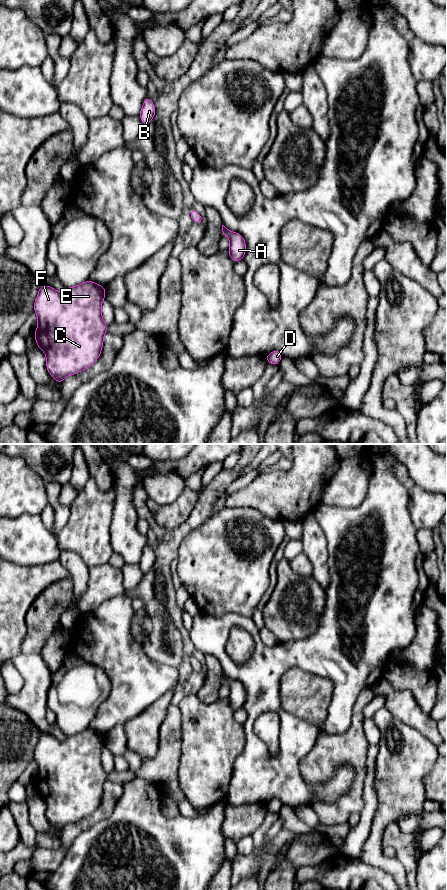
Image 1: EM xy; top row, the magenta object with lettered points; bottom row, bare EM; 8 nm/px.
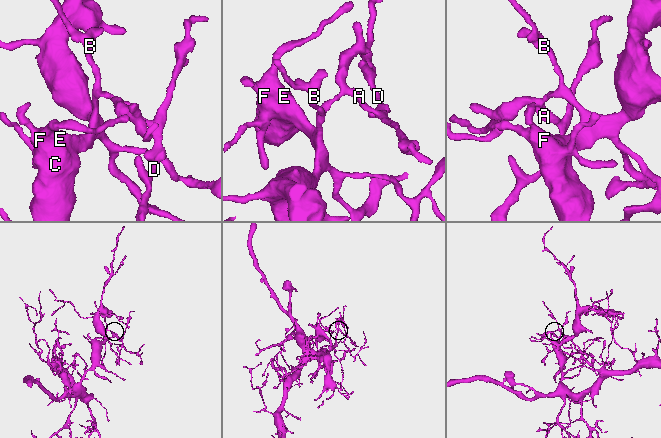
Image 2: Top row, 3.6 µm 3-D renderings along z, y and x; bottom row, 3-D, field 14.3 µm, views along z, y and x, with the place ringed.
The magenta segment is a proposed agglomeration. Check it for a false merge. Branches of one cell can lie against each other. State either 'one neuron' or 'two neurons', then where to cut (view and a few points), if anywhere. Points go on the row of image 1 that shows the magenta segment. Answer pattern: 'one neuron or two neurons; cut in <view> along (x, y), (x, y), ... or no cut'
one neuron; no cut

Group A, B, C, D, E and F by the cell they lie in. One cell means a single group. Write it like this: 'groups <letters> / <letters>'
groups A B C D E F

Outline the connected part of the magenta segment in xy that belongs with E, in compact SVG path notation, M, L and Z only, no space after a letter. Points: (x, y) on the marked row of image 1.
M90 280L66 288L64 292L58 292L49 285L40 285L34 302L34 312L38 317L34 338L46 355L46 369L60 385L65 377L92 366L101 355L107 333L107 324L101 313L105 294L104 286Z

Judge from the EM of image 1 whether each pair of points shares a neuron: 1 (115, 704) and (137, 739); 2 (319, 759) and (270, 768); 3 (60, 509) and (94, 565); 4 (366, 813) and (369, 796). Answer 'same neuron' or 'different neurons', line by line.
1: different neurons
2: different neurons
3: different neurons
4: same neuron

